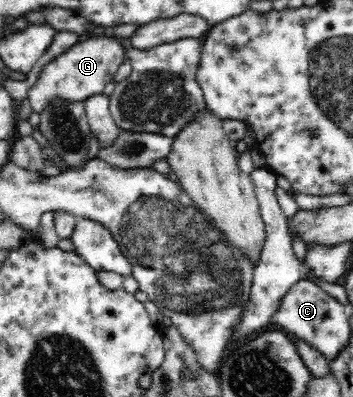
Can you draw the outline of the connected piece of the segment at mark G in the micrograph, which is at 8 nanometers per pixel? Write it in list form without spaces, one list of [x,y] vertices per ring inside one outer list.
[[[94,38],[84,44],[76,44],[74,48],[60,54],[46,64],[39,73],[36,82],[28,91],[28,102],[36,114],[46,112],[56,102],[84,102],[90,96],[103,94],[104,86],[117,73],[120,62],[124,60],[122,46],[114,38]]]

